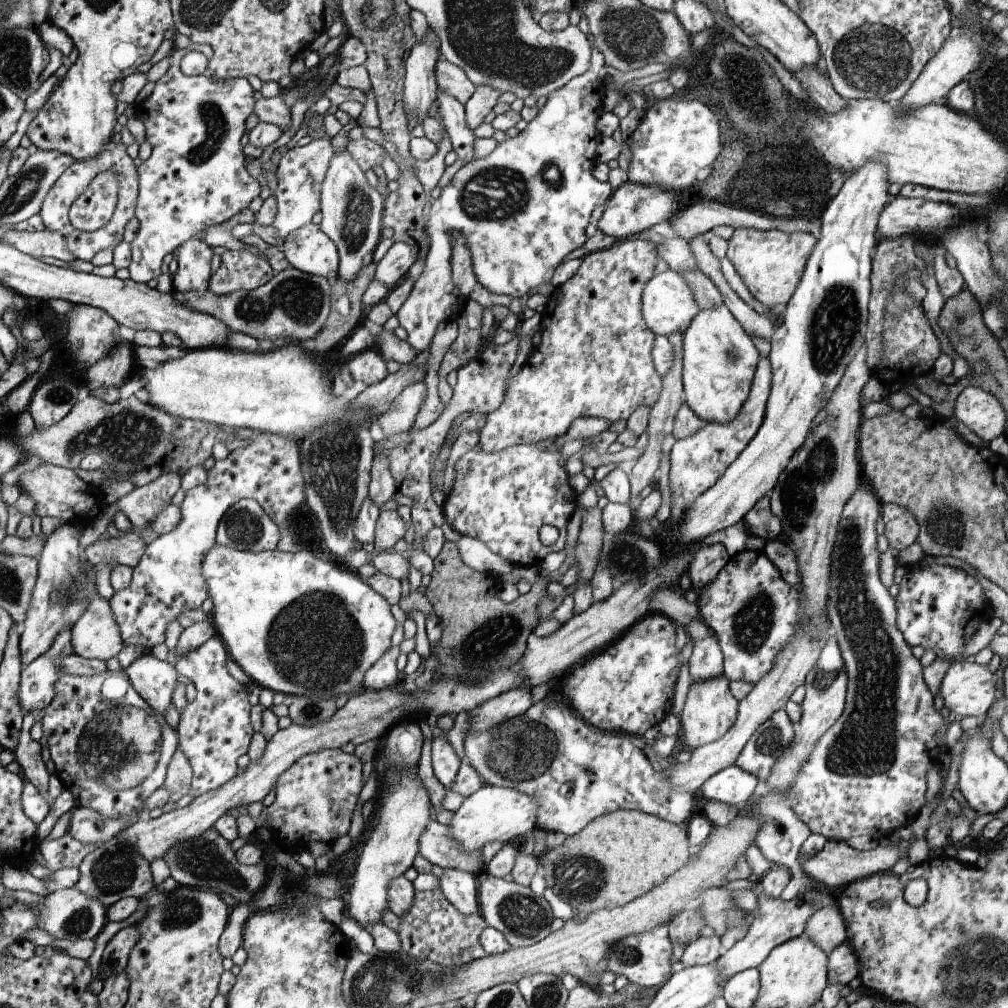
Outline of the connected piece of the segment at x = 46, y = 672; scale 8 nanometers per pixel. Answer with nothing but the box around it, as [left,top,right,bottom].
[19,628,76,714]

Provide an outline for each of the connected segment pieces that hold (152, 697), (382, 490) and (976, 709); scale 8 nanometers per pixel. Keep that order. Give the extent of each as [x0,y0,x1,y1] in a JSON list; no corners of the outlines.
[[124,652,178,713],[368,453,397,508],[939,660,998,718]]

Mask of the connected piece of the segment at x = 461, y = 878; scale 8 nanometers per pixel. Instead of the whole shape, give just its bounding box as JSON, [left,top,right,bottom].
[439,868,480,916]

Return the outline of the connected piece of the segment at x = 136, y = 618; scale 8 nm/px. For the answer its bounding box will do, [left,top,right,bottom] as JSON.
[109,431,306,649]

